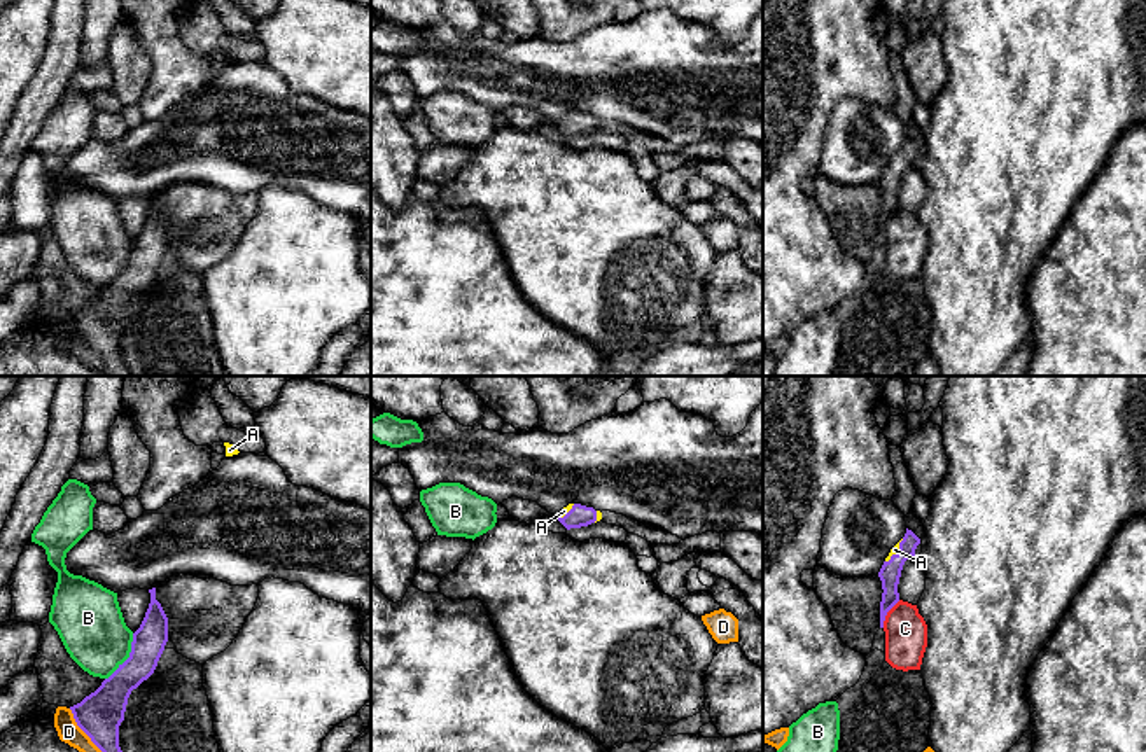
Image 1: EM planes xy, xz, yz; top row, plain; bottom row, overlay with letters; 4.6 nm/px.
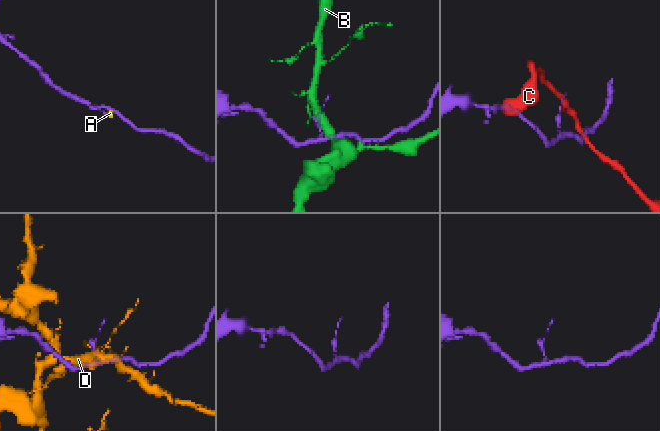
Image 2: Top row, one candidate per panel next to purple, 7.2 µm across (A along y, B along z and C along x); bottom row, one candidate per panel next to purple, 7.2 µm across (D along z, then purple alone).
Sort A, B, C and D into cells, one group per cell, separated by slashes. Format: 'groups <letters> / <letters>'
groups A / B / C / D

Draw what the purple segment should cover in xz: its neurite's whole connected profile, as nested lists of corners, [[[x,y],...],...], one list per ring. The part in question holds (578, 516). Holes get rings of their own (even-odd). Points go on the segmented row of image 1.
[[[569,504],[556,514],[558,521],[567,528],[581,528],[602,519],[602,512],[581,504]]]

